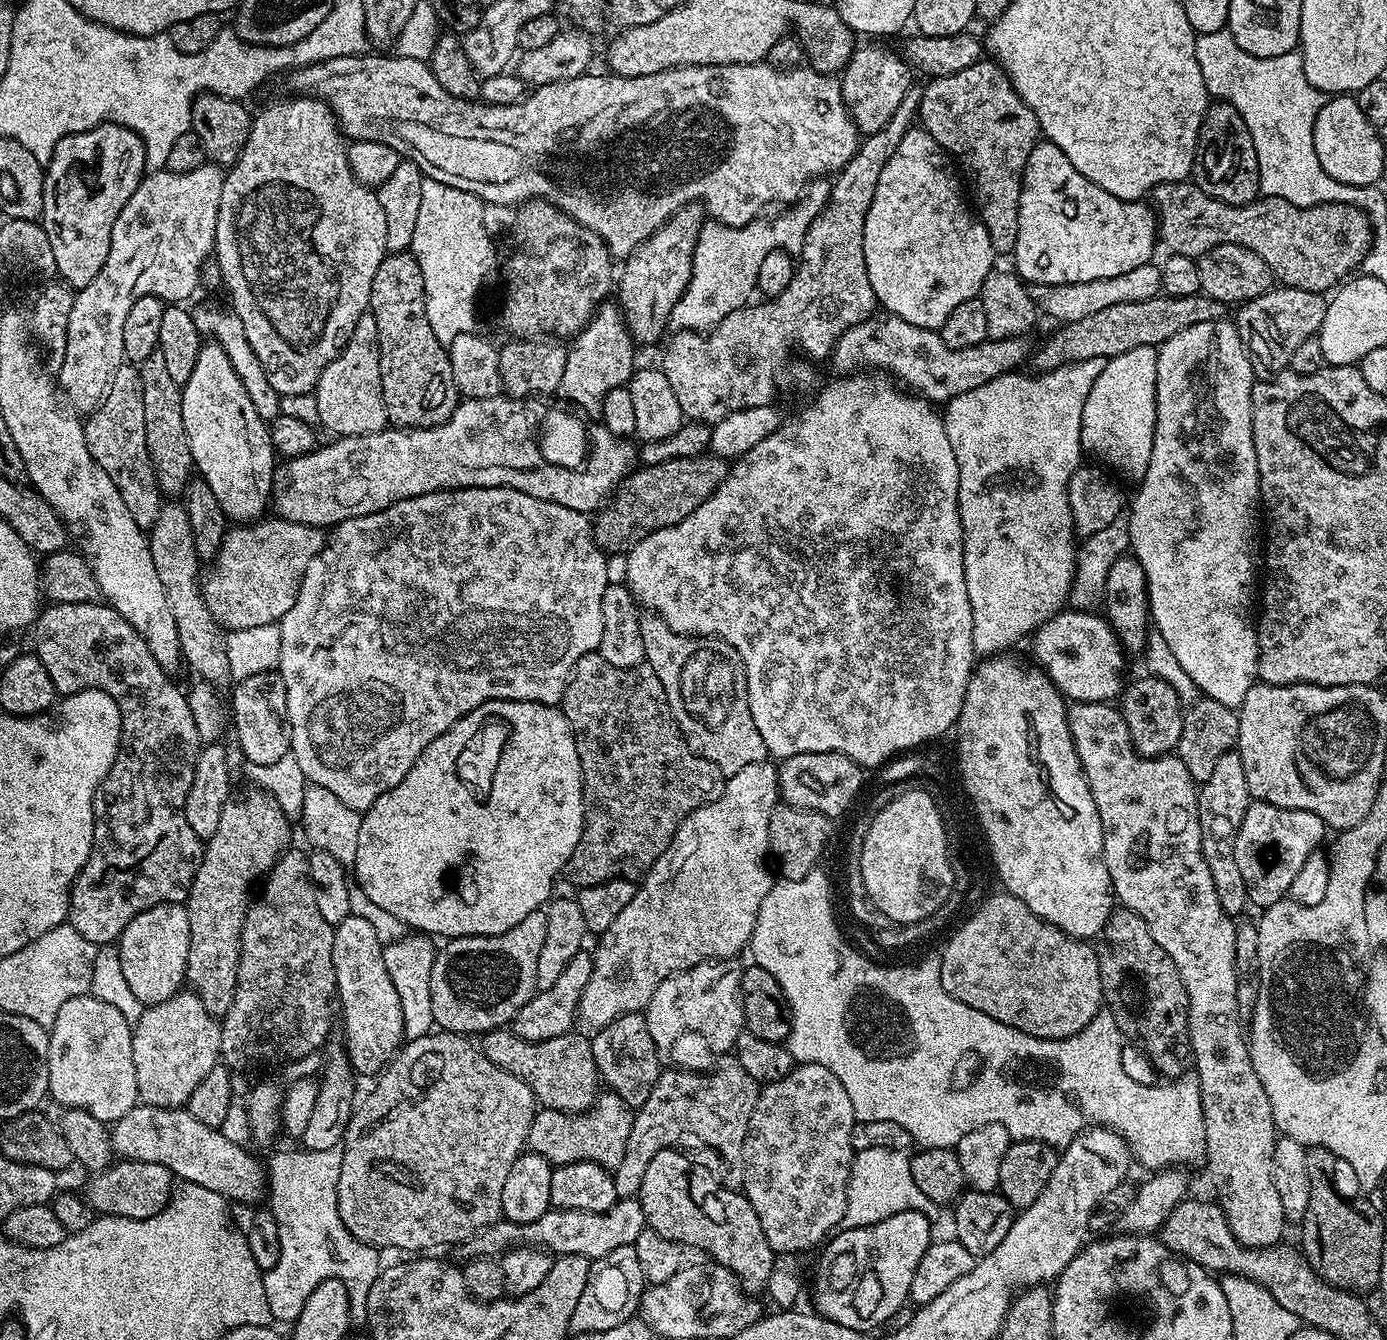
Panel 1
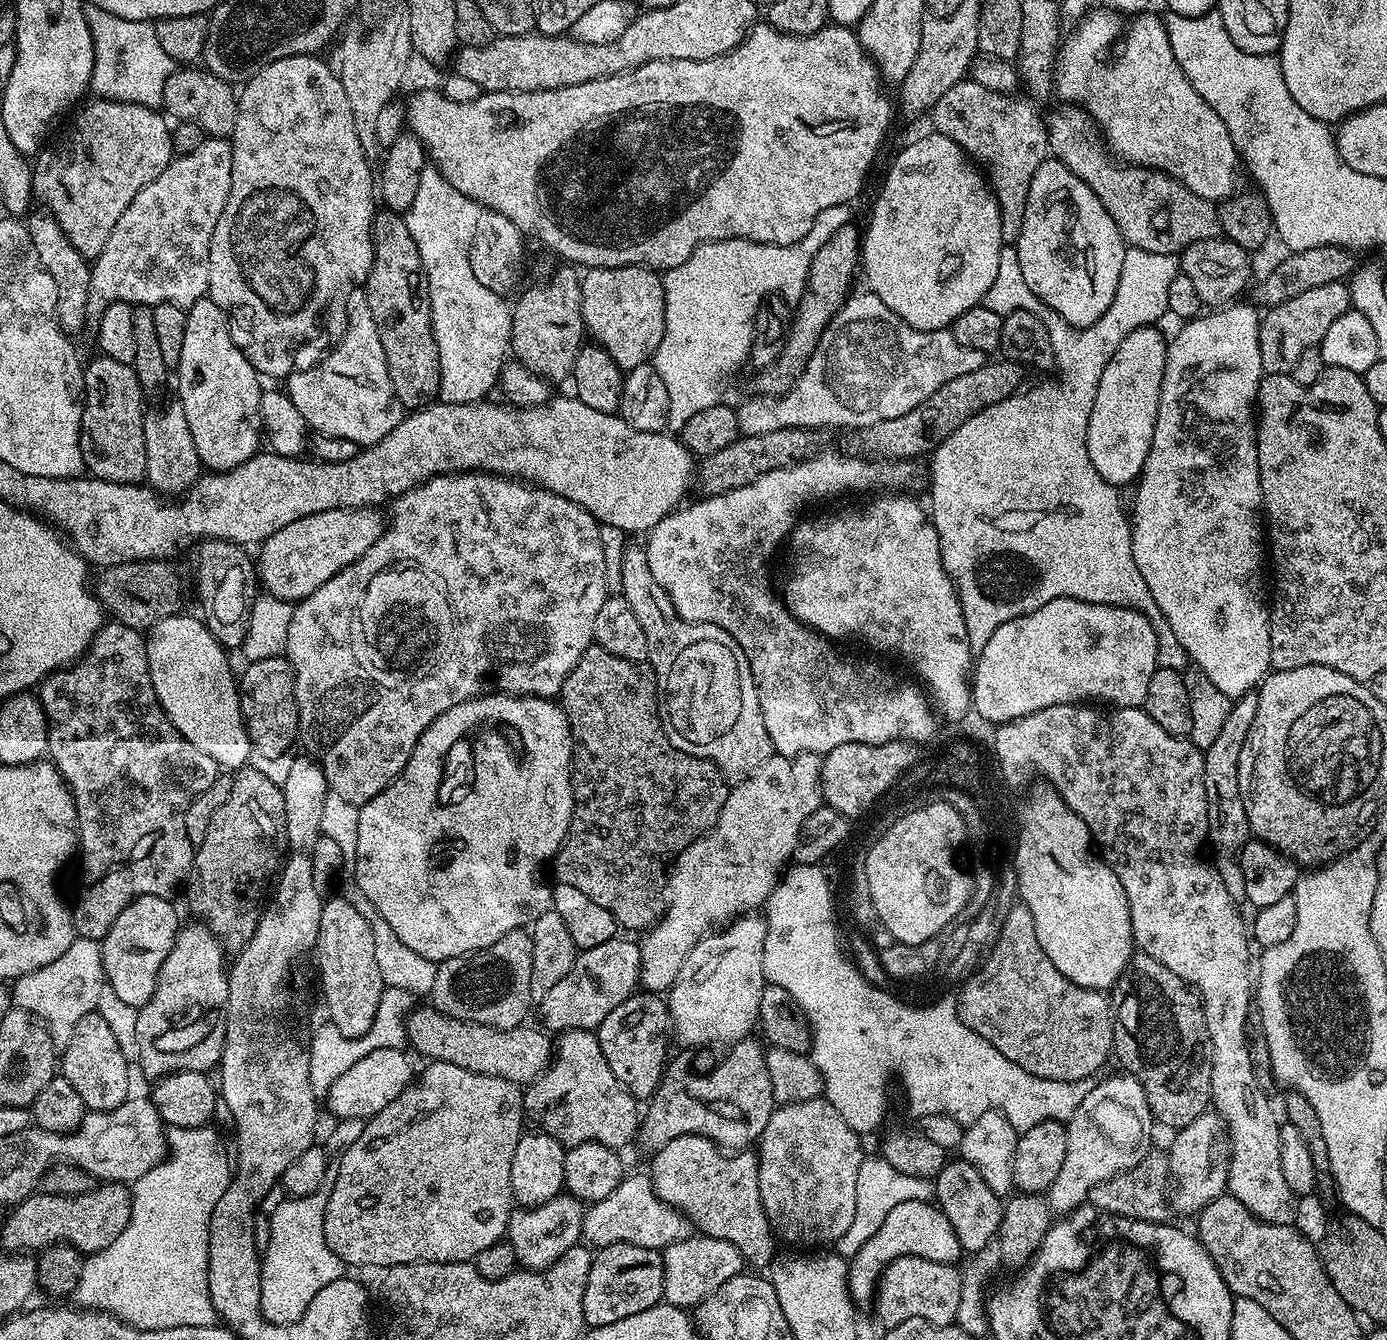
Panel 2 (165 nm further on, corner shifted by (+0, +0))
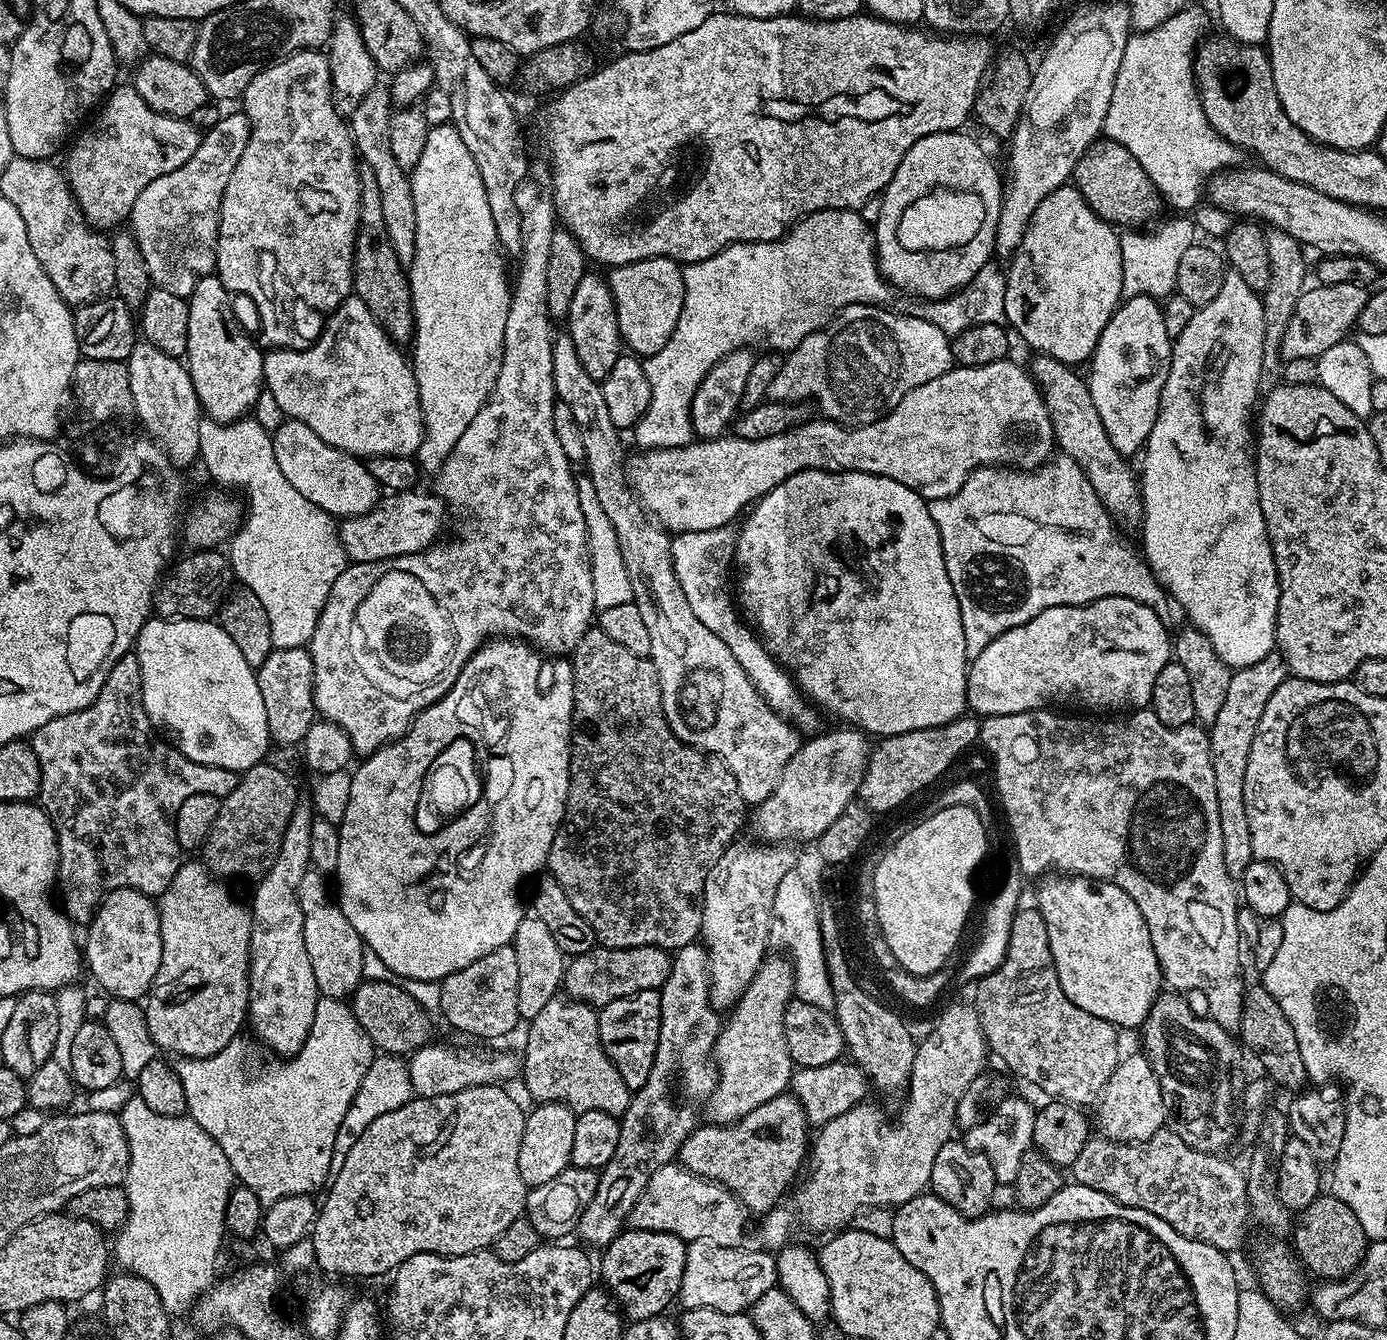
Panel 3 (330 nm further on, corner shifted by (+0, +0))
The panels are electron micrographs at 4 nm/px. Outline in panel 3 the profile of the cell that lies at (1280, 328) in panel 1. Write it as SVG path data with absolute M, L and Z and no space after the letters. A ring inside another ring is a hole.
M1320 284L1309 287L1298 298L1297 305L1290 317L1286 334L1282 337L1281 354L1284 360L1310 358L1315 360L1330 346L1342 342L1356 328L1358 314L1366 306L1369 293L1358 284Z

